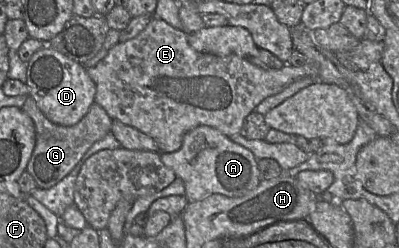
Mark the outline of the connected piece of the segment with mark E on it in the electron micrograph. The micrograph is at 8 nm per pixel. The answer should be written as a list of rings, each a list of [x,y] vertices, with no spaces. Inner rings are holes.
[[[152,17],[145,29],[136,37],[125,42],[118,42],[109,50],[103,60],[101,60],[96,66],[87,68],[86,71],[96,86],[95,103],[100,105],[112,120],[117,119],[152,137],[158,144],[160,153],[171,153],[179,150],[182,146],[184,135],[198,126],[213,127],[227,137],[239,134],[246,116],[254,111],[256,106],[264,99],[281,92],[285,87],[299,79],[306,77],[317,79],[318,75],[318,68],[310,62],[298,67],[286,64],[280,70],[266,70],[253,65],[248,59],[237,55],[218,57],[212,54],[197,52],[189,45],[188,35],[185,32],[177,30],[165,21],[154,17]]]

